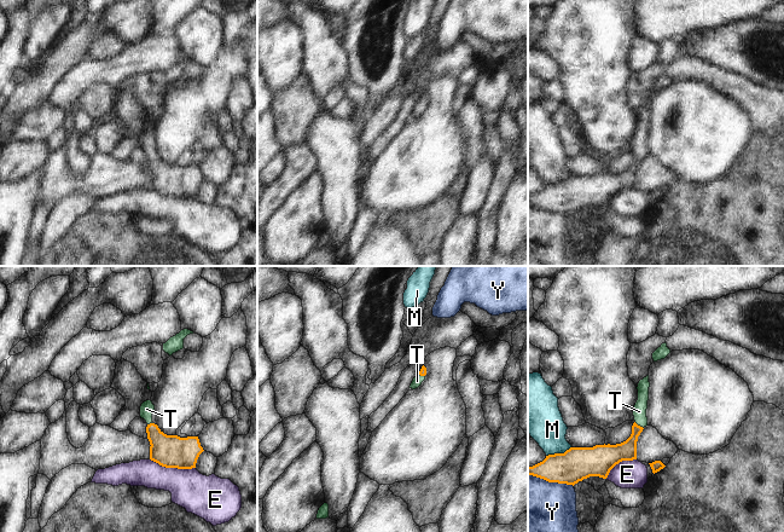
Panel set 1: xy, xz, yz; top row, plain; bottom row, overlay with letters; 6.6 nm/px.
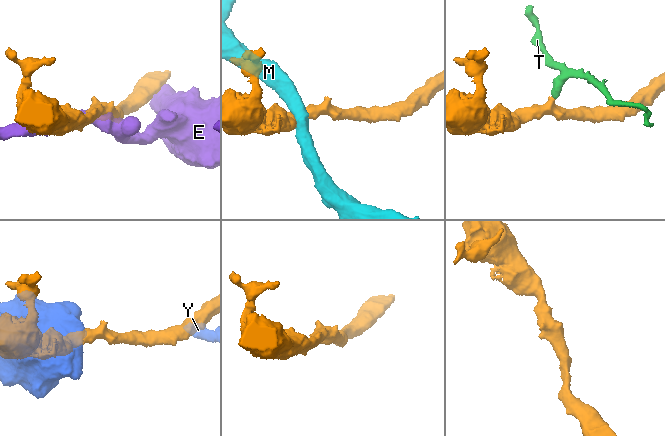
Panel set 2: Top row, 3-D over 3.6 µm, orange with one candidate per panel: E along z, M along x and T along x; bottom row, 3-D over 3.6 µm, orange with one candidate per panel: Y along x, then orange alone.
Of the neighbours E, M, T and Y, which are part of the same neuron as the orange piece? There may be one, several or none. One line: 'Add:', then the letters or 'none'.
Add: T

